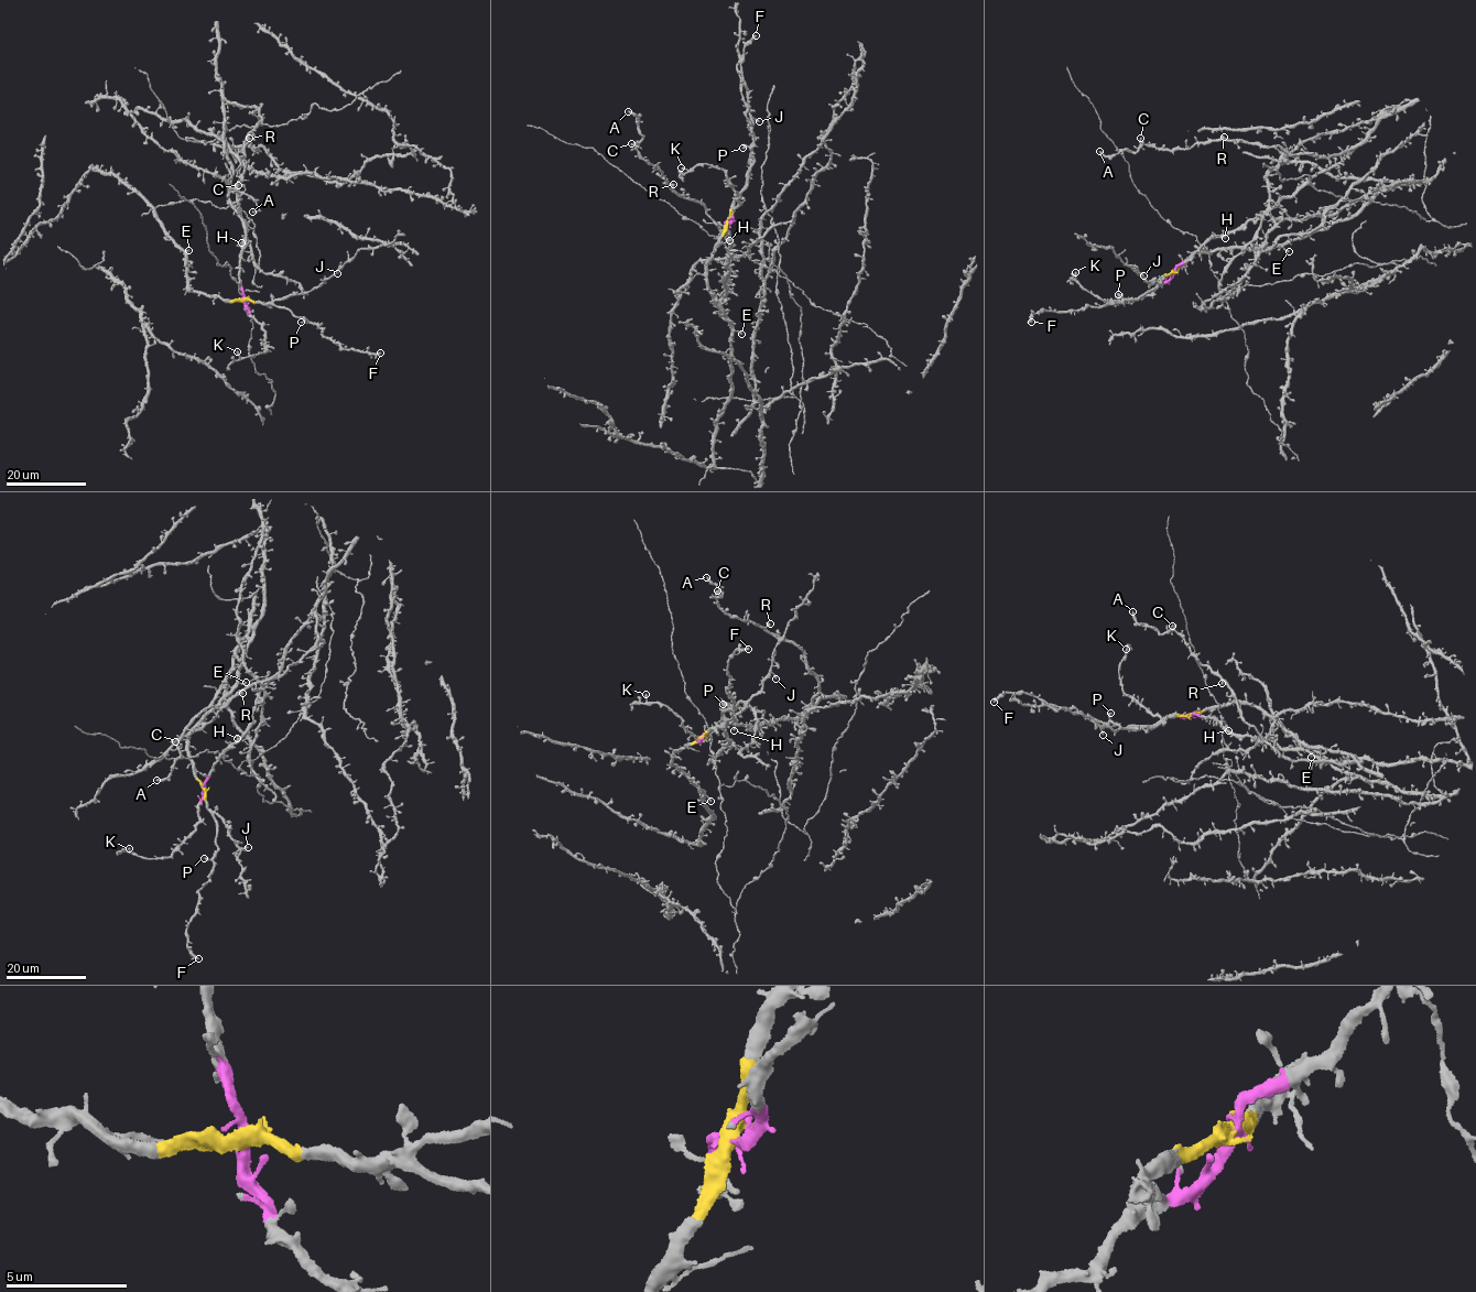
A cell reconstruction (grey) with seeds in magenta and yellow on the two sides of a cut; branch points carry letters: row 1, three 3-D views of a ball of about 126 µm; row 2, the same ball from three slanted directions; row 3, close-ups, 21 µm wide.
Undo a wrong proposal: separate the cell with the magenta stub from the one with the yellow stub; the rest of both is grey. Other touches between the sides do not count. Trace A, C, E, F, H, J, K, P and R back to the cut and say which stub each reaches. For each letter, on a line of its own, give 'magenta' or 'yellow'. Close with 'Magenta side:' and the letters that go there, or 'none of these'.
A: magenta
C: magenta
E: yellow
F: yellow
H: magenta
J: yellow
K: magenta
P: yellow
R: magenta
Magenta side: A, C, H, K, R

